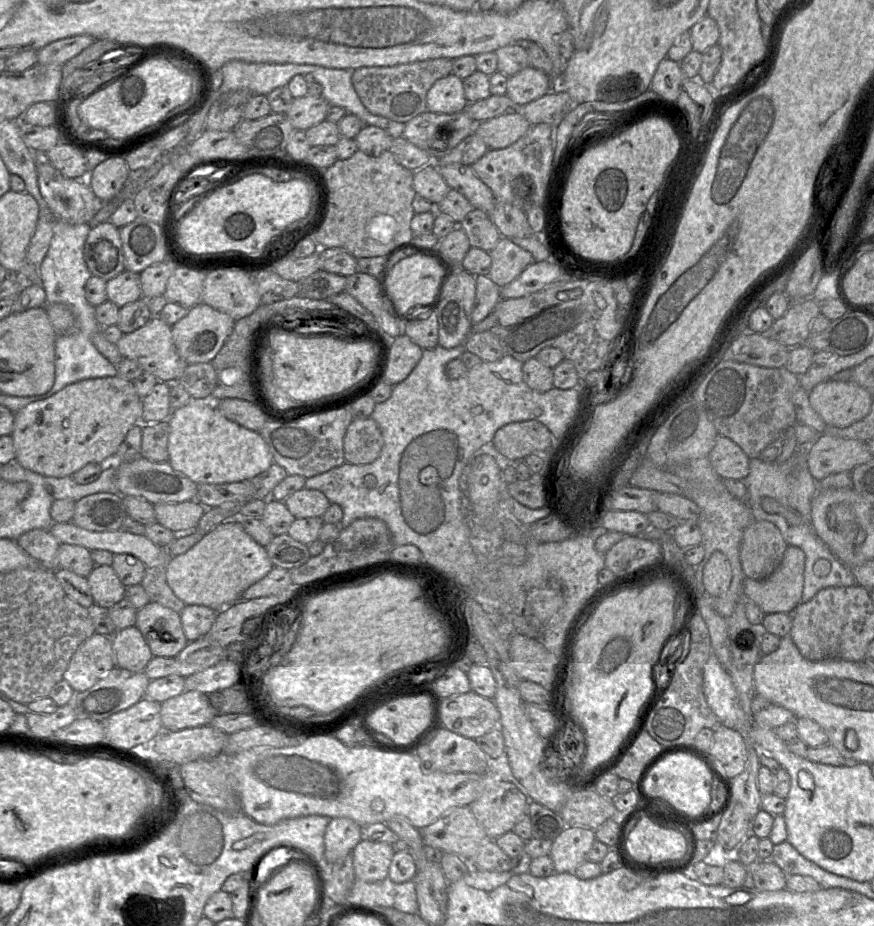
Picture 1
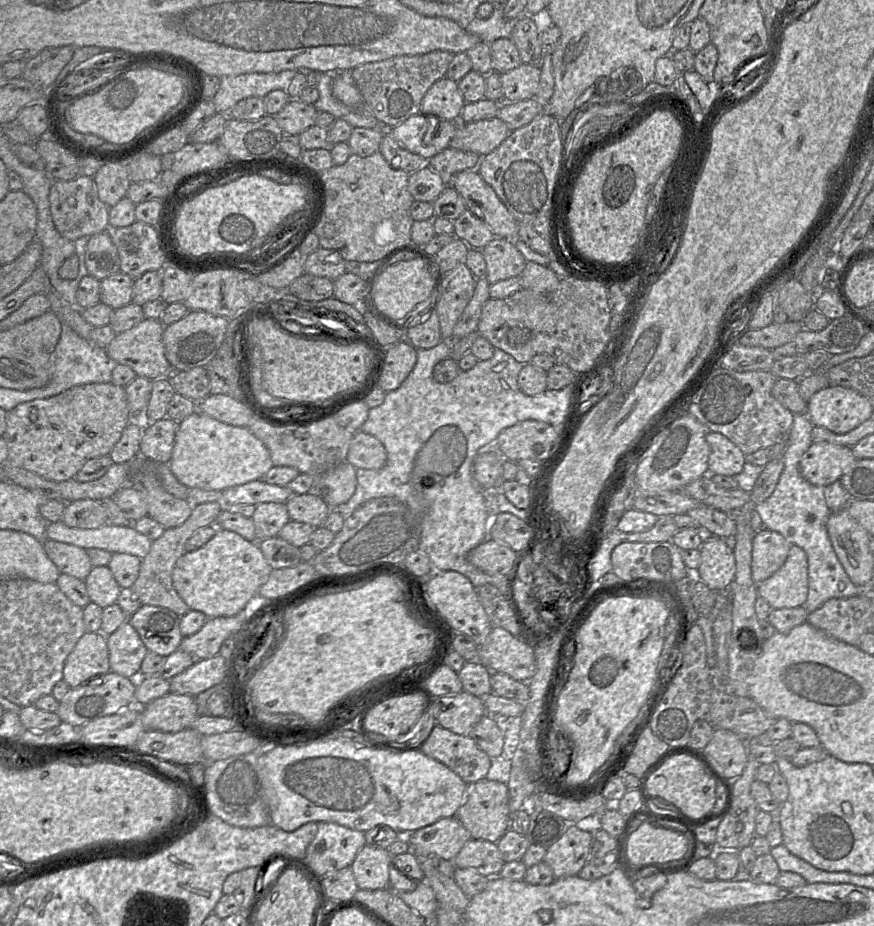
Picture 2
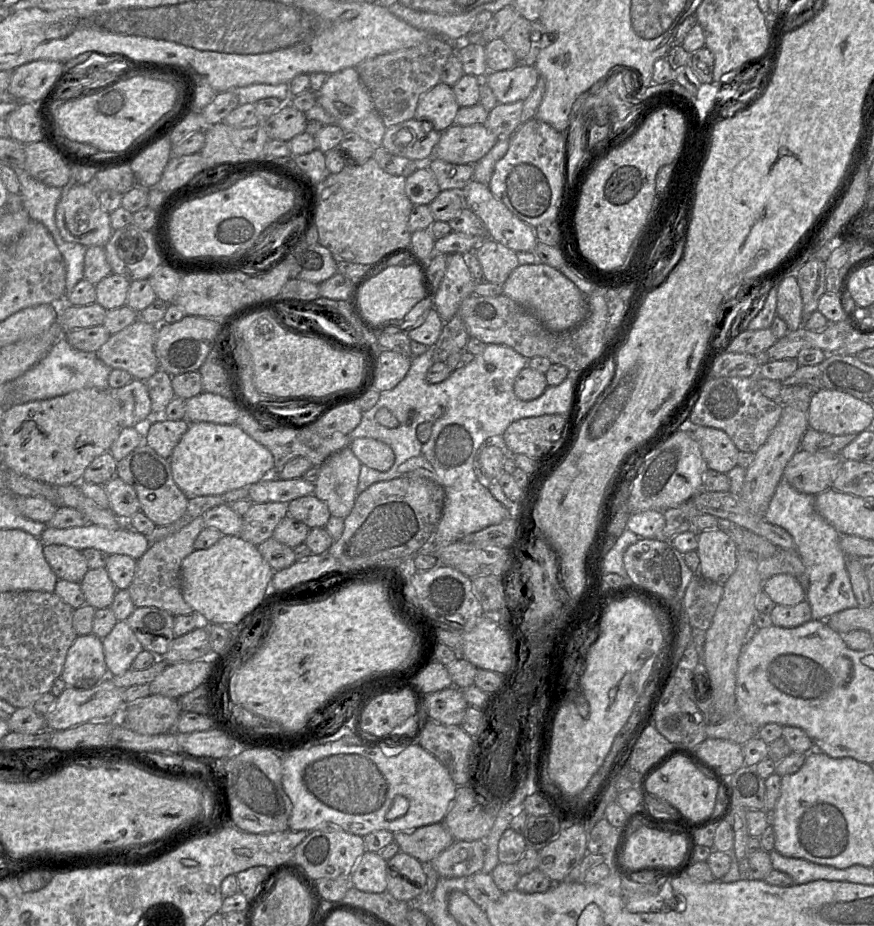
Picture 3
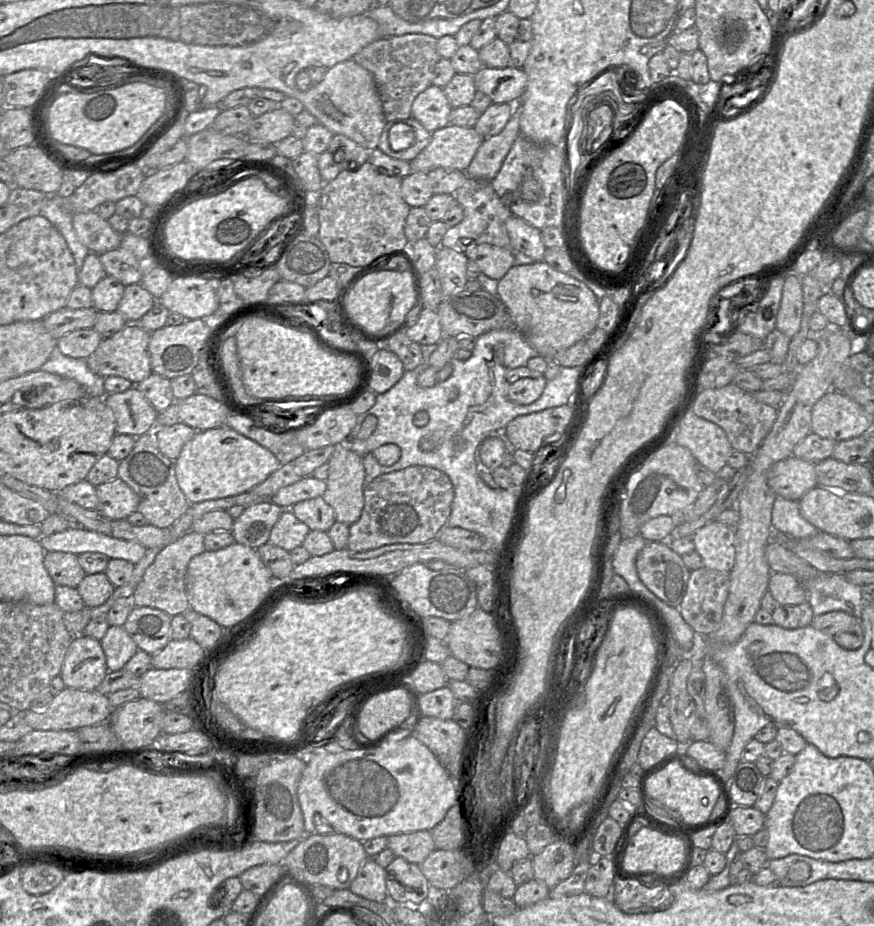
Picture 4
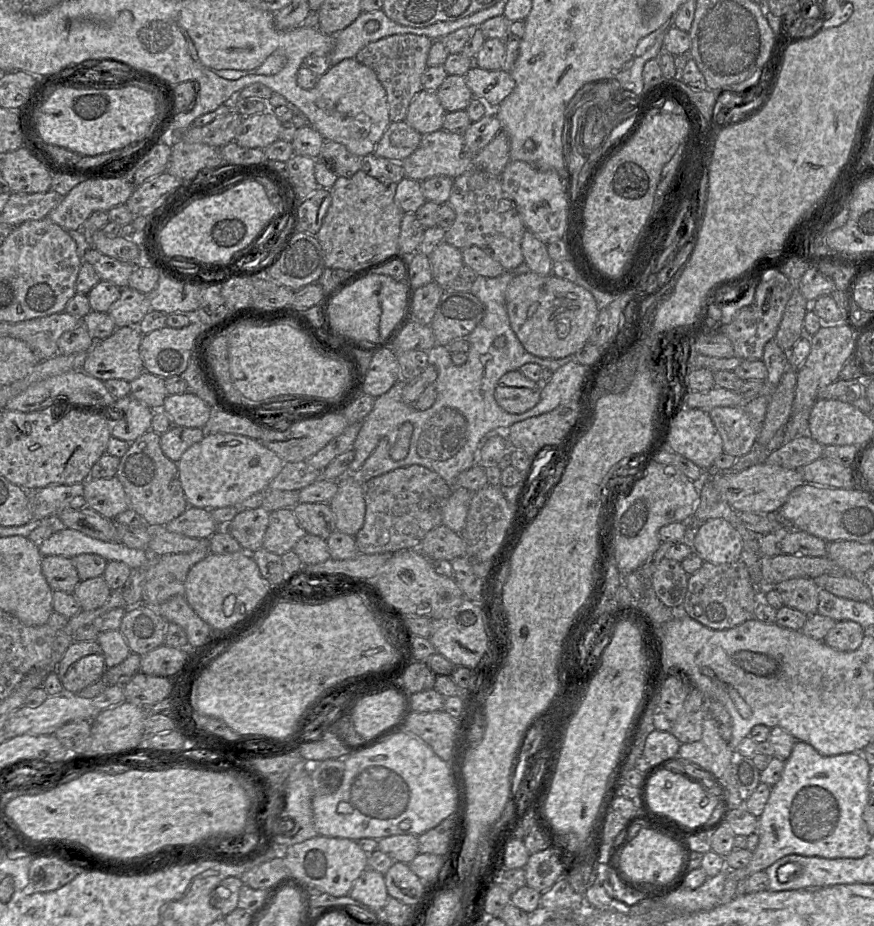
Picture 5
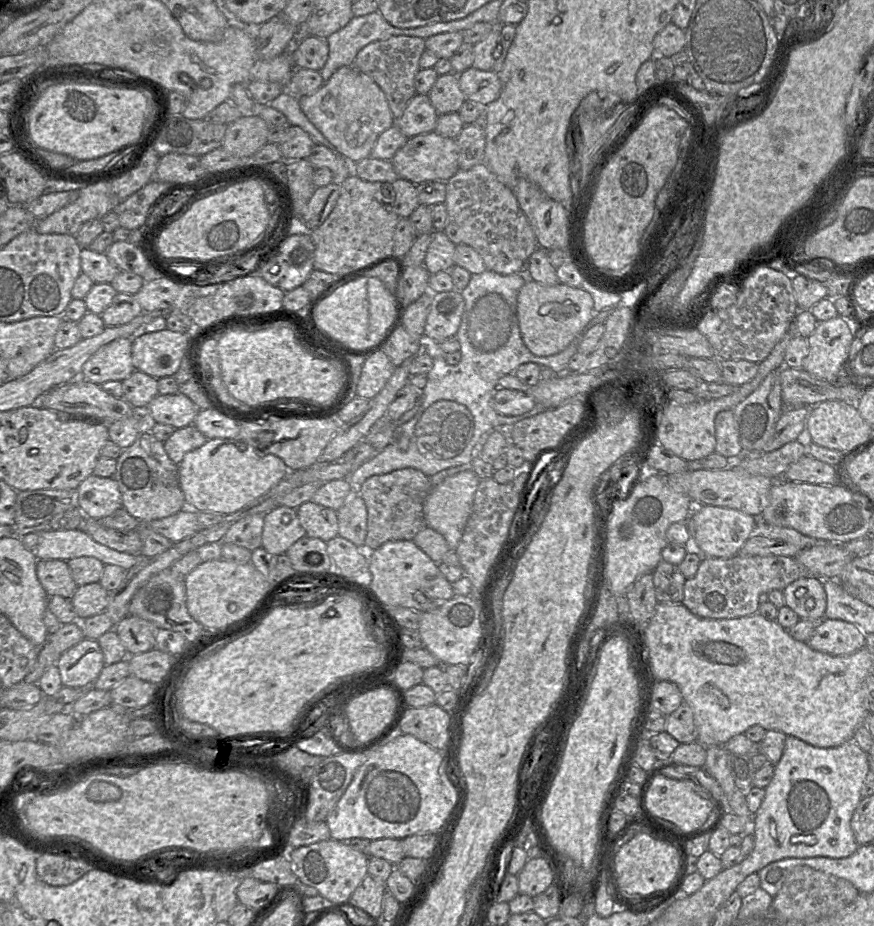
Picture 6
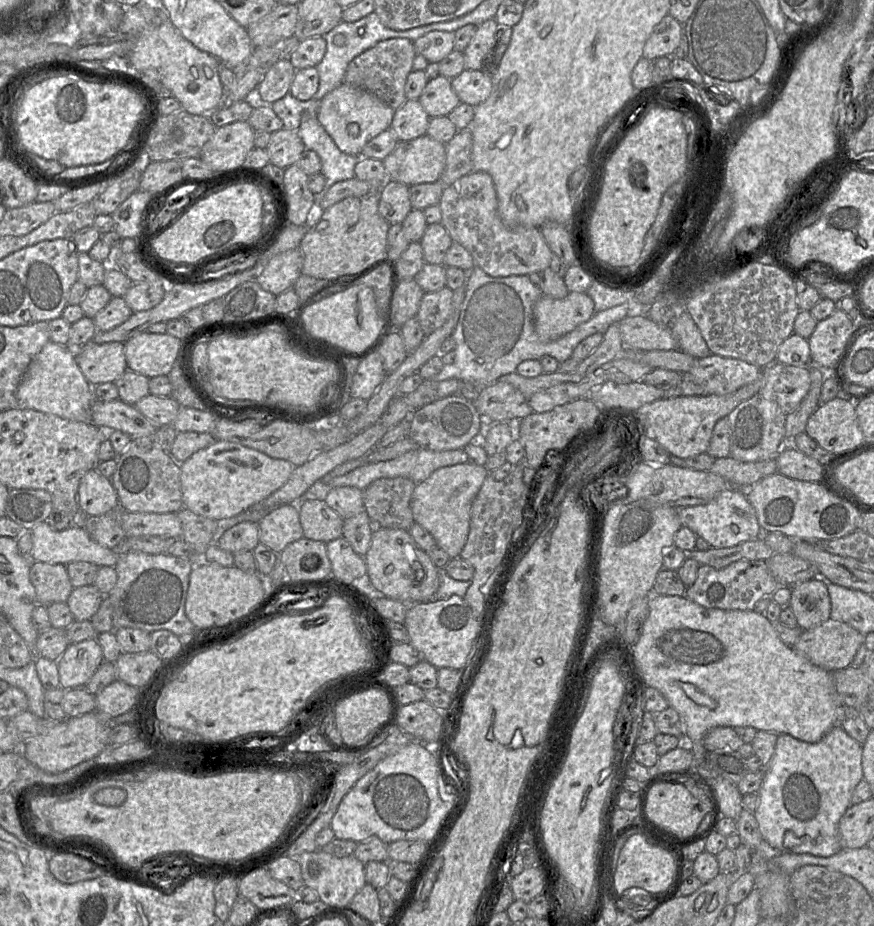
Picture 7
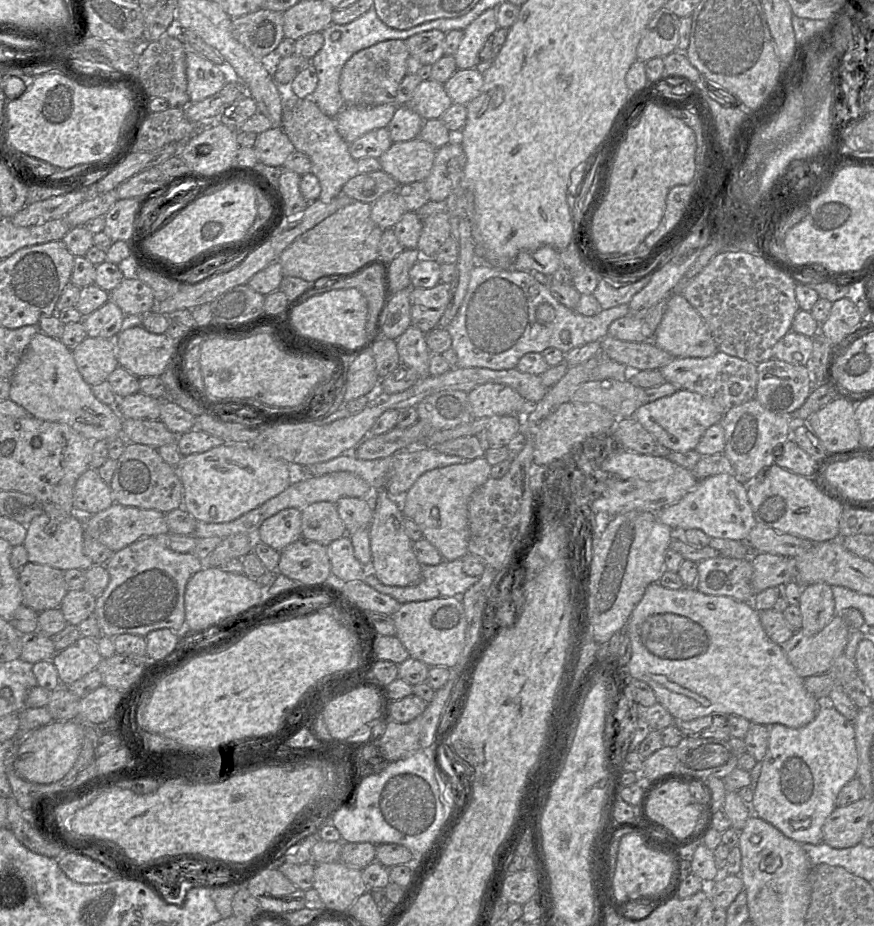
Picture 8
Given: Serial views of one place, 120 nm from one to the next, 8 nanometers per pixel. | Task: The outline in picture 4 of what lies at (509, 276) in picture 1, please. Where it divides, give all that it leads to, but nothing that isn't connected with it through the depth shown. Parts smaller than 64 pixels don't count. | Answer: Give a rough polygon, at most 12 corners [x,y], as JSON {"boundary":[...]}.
{"boundary":[[480,244],[463,252],[480,272],[500,280],[514,266],[514,251]]}

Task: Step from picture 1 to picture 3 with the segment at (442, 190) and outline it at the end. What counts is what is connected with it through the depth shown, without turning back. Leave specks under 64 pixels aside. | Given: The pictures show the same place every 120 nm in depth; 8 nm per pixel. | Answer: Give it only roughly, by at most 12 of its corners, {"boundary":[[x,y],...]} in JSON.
{"boundary":[[426,165],[406,178],[413,205],[430,205],[441,192]]}

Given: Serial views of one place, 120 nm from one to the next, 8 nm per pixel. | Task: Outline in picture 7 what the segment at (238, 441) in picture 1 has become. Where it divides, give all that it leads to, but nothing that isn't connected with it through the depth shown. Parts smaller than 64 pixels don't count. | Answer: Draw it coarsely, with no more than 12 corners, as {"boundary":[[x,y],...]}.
{"boundary":[[215,440],[180,463],[183,506],[236,516],[294,467]]}

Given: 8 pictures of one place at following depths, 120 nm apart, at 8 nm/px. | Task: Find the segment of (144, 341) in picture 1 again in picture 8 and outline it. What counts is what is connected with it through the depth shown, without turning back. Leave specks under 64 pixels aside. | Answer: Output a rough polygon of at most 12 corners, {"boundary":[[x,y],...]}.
{"boundary":[[87,336],[71,350],[90,386],[119,366],[114,339]]}

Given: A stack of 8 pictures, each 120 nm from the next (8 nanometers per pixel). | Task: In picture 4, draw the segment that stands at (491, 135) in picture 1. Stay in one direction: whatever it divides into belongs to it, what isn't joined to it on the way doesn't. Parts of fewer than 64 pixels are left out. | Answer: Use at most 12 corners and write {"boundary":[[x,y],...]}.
{"boundary":[[448,124],[410,162],[412,171],[466,171],[484,141]]}

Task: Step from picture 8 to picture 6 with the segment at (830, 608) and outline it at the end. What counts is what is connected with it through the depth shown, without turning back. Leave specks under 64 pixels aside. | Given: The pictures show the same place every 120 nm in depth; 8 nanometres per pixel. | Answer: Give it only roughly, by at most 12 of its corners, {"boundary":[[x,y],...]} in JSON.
{"boundary":[[800,578],[783,590],[785,606],[802,620],[824,618],[823,579]]}

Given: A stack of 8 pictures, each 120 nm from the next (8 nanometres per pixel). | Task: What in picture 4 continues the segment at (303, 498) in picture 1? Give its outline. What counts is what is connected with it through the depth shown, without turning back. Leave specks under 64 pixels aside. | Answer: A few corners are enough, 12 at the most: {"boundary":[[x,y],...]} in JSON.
{"boundary":[[321,496],[290,509],[310,530],[327,532],[336,521]]}

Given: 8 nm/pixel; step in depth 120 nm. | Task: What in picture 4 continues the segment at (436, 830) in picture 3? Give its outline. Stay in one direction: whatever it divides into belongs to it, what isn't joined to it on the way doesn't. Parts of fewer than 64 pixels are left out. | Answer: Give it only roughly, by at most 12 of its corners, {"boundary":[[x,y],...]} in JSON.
{"boundary":[[430,831],[388,836],[396,857],[420,864],[435,850]]}

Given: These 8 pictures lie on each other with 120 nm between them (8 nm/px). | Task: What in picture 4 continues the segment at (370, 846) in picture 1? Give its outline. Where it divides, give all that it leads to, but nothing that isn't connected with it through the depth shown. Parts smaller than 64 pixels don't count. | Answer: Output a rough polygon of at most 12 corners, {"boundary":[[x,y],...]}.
{"boundary":[[367,857],[348,889],[383,902],[385,869]]}

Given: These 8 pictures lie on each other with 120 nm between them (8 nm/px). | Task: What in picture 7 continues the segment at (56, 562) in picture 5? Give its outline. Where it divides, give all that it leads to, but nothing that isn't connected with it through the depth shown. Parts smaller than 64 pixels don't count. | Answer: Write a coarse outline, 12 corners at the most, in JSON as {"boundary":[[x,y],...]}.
{"boundary":[[31,561],[37,604],[66,602],[73,590],[63,564]]}

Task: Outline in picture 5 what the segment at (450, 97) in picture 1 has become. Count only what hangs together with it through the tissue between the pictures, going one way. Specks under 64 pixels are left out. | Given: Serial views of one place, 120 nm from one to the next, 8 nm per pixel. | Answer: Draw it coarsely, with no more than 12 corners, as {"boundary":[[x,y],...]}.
{"boundary":[[423,89],[404,121],[424,135],[443,129],[436,91]]}

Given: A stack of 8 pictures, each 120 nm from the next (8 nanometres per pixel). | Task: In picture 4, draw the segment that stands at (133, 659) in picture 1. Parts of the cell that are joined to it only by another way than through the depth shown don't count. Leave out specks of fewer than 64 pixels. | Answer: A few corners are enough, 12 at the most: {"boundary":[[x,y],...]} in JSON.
{"boundary":[[123,626],[100,640],[108,671],[122,669],[138,647]]}

